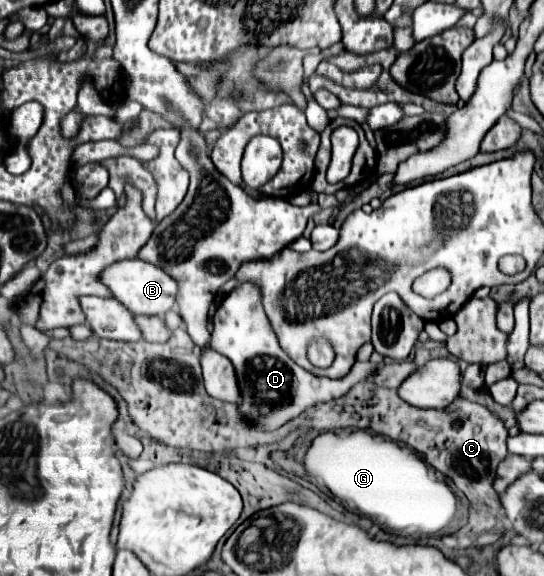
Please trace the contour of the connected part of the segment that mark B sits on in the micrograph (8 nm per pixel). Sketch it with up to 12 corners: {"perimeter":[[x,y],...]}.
{"perimeter":[[140,258],[112,264],[102,282],[134,314],[164,316],[178,282]]}

